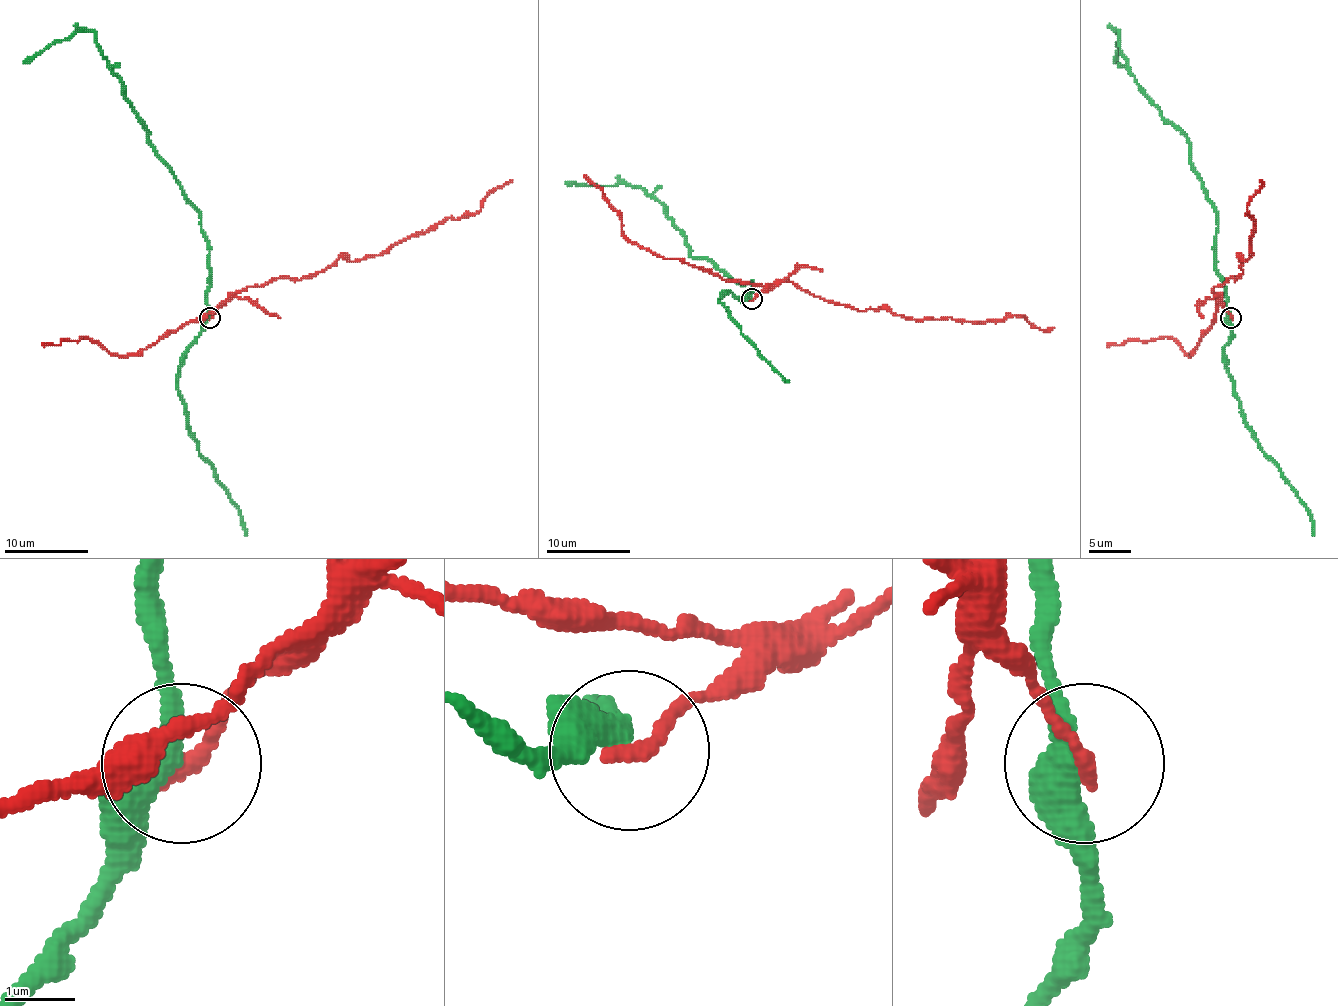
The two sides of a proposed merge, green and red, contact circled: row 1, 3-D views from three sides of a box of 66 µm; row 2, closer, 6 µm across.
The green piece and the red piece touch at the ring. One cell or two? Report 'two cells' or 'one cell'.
two cells

